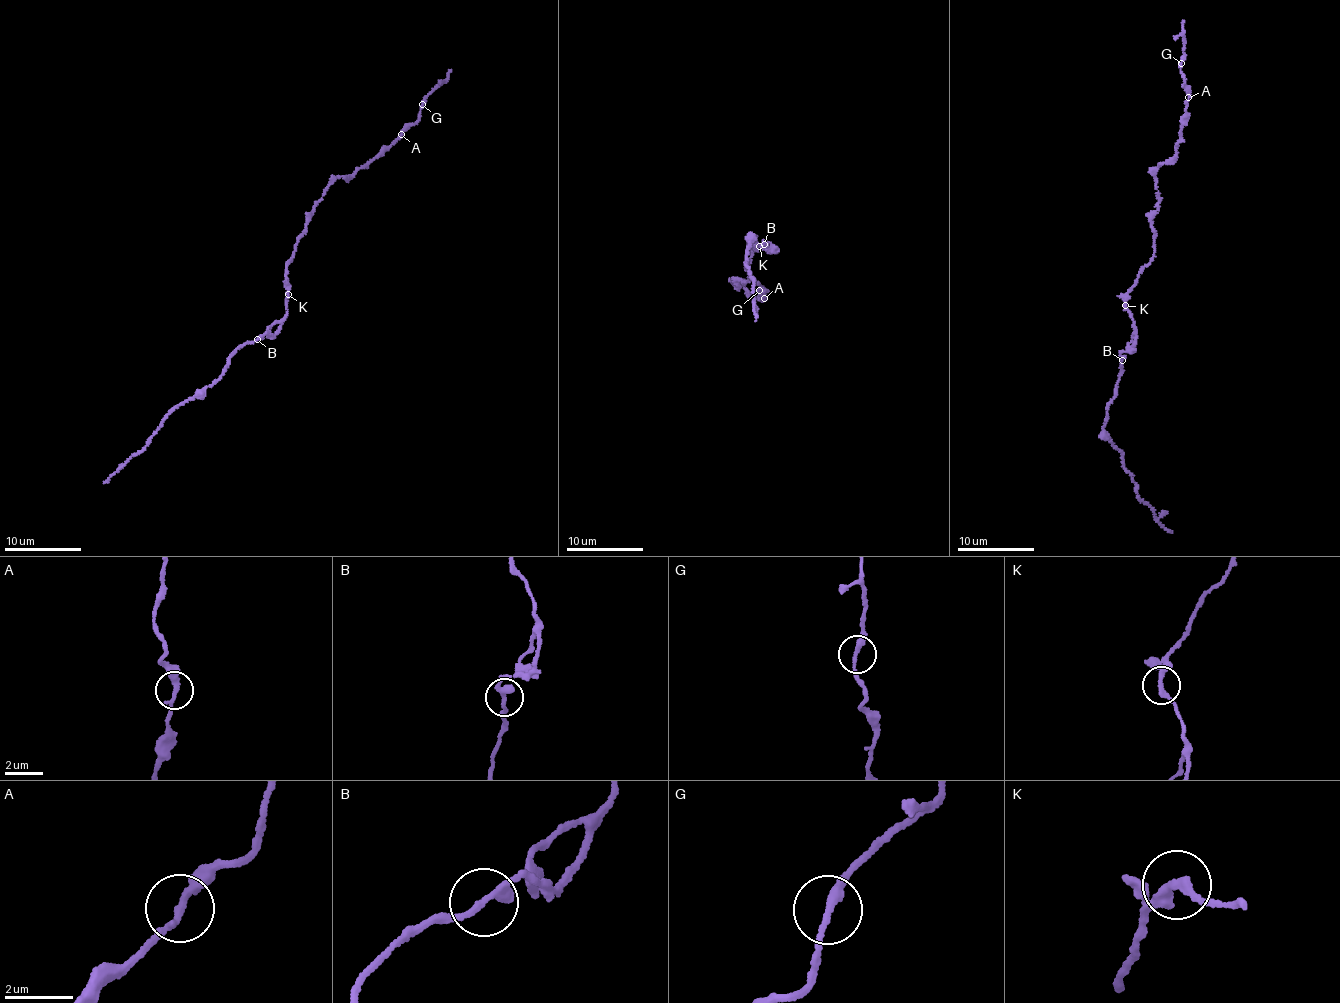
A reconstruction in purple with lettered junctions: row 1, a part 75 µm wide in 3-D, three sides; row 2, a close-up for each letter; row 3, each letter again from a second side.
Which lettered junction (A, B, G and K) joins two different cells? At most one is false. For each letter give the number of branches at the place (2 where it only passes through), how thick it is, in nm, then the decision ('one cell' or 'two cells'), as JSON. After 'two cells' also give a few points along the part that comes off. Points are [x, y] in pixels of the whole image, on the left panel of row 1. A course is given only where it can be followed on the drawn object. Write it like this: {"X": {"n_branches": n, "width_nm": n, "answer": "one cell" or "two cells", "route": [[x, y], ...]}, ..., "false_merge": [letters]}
{"A": {"n_branches": 2, "width_nm": 280, "answer": "one cell"}, "B": {"n_branches": 2, "width_nm": 260, "answer": "one cell"}, "G": {"n_branches": 2, "width_nm": 240, "answer": "one cell"}, "K": {"n_branches": 2, "width_nm": 240, "answer": "one cell"}, "false_merge": []}

